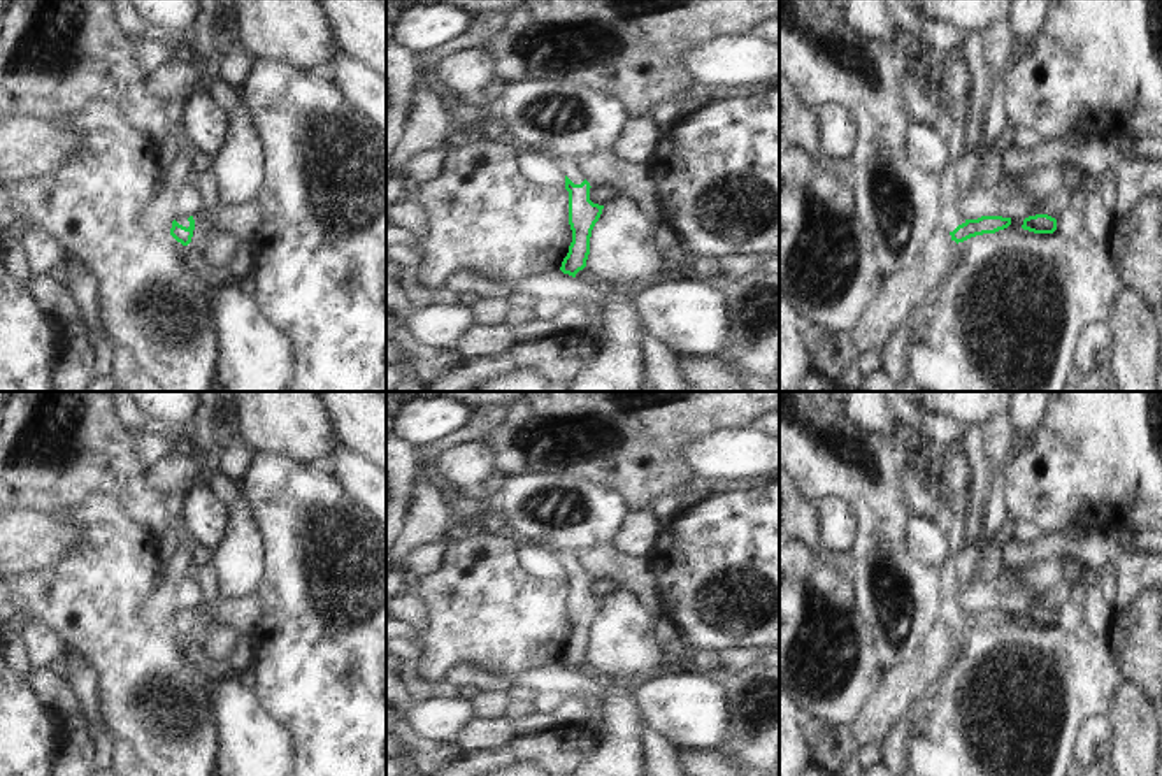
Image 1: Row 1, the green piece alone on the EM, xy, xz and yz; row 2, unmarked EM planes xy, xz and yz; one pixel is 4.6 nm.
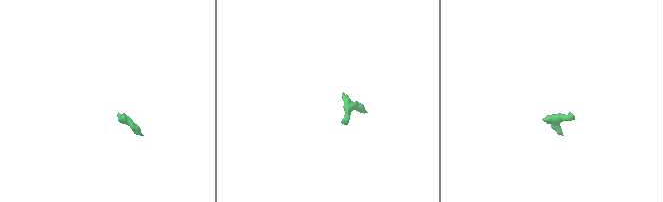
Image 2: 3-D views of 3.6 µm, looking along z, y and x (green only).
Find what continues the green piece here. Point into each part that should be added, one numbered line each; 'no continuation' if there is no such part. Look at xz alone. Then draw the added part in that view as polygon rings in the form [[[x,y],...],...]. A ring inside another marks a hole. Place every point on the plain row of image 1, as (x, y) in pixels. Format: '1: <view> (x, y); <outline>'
1: xz (569, 560); [[[551,551],[551,555],[558,560],[558,564],[567,569],[574,578],[581,578],[585,574],[583,565],[577,560],[577,555],[572,551]]]

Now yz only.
1: yz (950, 610); [[[950,557],[941,567],[943,567],[943,576],[941,576],[941,592],[939,592],[939,622],[953,625],[958,618],[965,616],[965,611],[960,607],[957,600],[958,593],[958,574],[955,567],[955,557]]]

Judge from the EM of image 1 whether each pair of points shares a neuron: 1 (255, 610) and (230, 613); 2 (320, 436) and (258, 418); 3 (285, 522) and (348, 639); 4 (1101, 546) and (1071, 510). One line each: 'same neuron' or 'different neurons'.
1: same neuron
2: same neuron
3: same neuron
4: different neurons

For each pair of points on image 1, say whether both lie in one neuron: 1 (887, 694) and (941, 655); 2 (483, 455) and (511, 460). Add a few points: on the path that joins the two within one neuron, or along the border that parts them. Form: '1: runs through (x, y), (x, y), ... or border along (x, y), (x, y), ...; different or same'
1: runs through (901, 687), (927, 664); same
2: border along (487, 439), (495, 448), (502, 476); different

